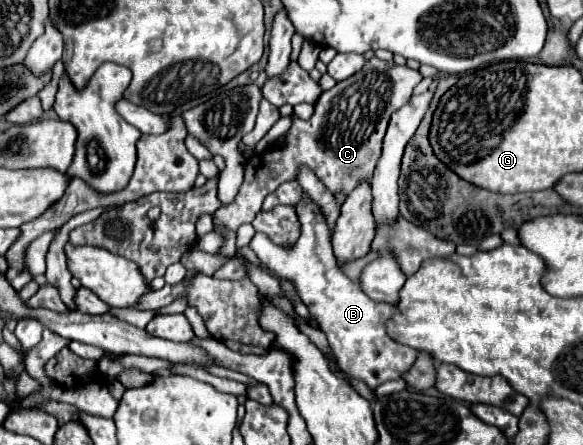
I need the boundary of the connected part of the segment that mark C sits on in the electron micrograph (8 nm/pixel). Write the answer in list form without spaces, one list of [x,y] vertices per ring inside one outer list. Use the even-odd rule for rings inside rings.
[[[371,58],[365,66],[351,78],[335,84],[331,90],[319,96],[315,102],[315,112],[309,120],[301,120],[291,114],[291,128],[285,132],[285,144],[267,148],[245,160],[245,180],[235,196],[233,204],[219,208],[215,224],[237,230],[241,224],[253,222],[255,214],[261,210],[263,198],[271,194],[283,182],[297,180],[299,166],[307,166],[315,176],[331,190],[331,194],[349,194],[361,180],[373,176],[375,162],[381,154],[381,142],[395,110],[405,106],[413,96],[413,88],[421,82],[421,74],[407,66],[395,66],[393,62],[383,62]]]

